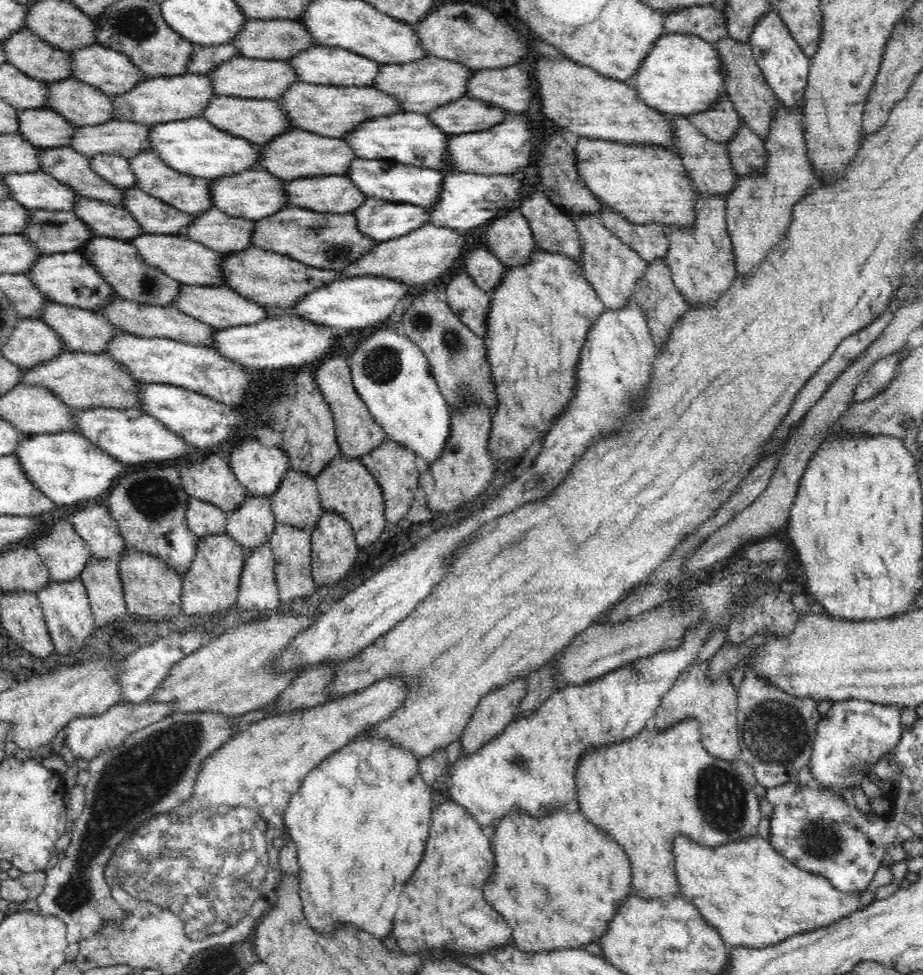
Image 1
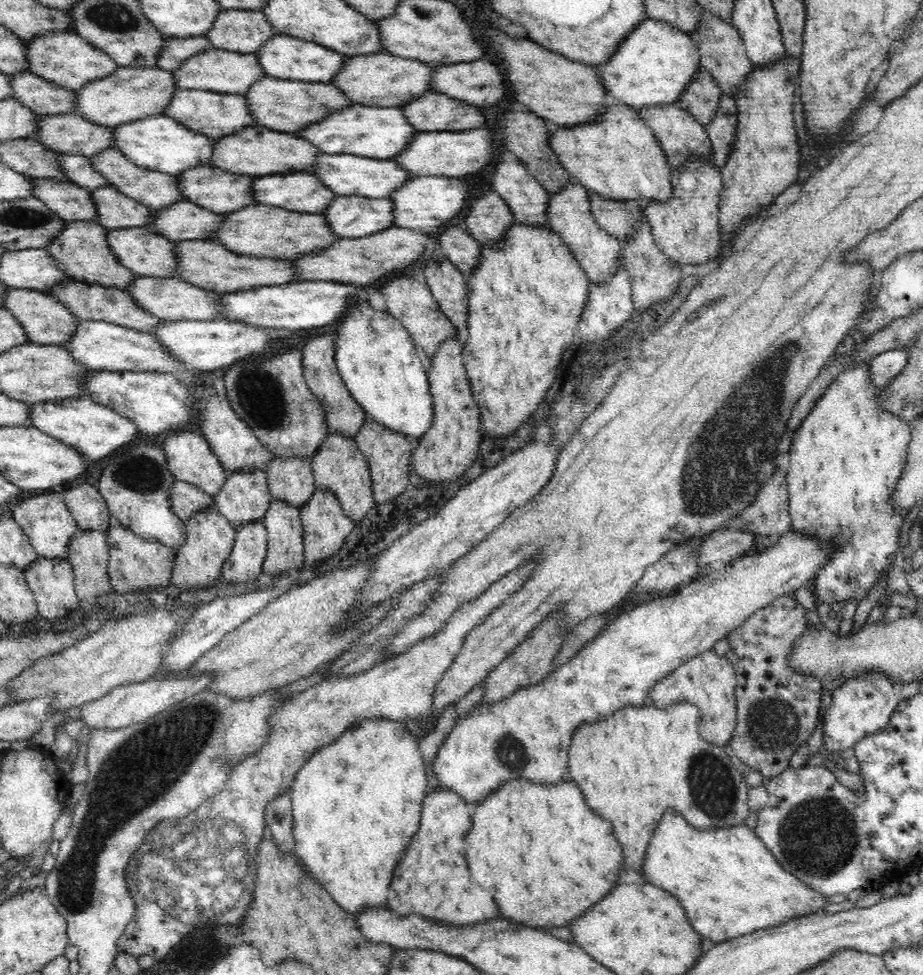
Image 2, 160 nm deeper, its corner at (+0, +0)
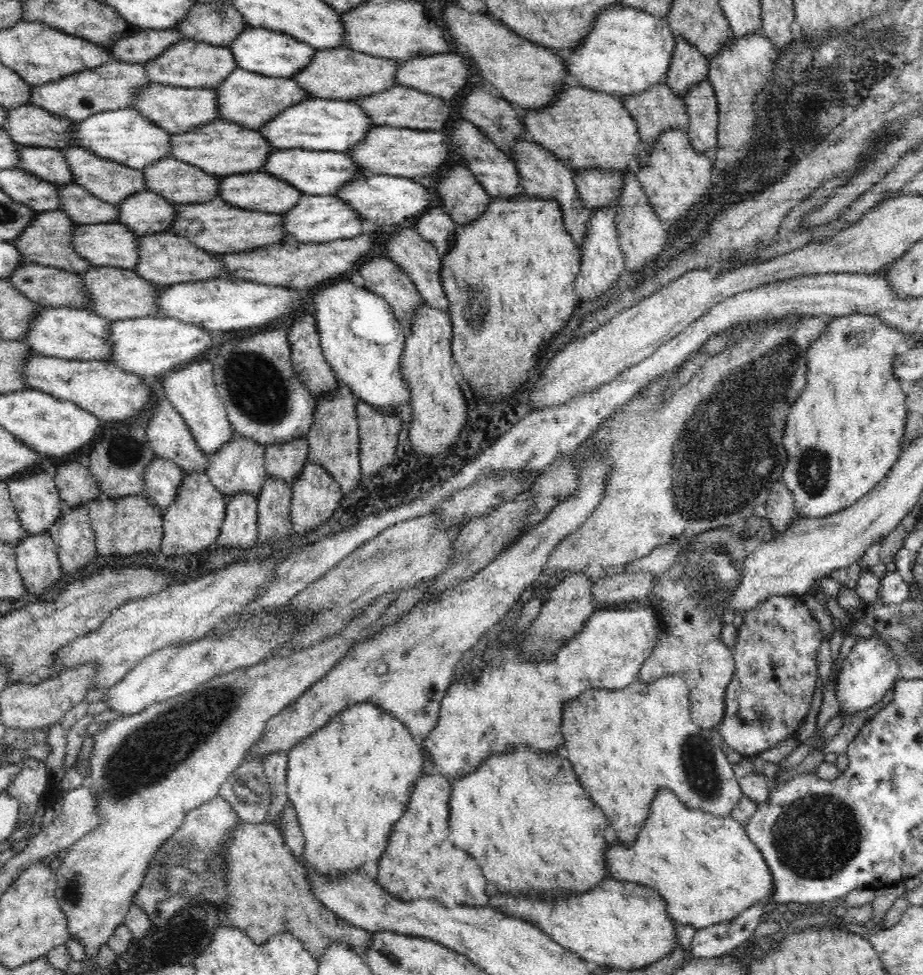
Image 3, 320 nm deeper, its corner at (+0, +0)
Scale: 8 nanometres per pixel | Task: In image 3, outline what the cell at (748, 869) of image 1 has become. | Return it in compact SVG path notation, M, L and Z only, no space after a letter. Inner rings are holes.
M660 787L654 795L647 819L644 821L637 838L638 840L632 845L624 845L616 837L614 839L609 838L608 848L606 848L606 865L608 865L606 869L608 869L610 877L615 880L648 886L653 888L656 892L659 892L660 896L664 899L664 903L666 903L668 915L670 915L676 923L692 925L692 927L696 927L696 930L698 930L711 927L713 924L725 923L729 920L740 918L742 912L746 912L746 908L750 908L752 904L760 904L760 902L763 902L763 904L769 904L769 909L774 907L774 905L772 906L772 901L769 899L773 893L774 885L774 877L772 877L772 873L770 873L770 868L764 856L760 853L760 850L750 841L745 826L733 819L731 815L716 816L702 809L688 808L688 806L686 806L674 792L670 791L670 789Z

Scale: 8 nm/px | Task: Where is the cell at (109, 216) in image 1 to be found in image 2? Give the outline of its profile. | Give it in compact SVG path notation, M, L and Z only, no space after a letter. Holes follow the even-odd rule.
M34 178L33 197L41 200L52 212L66 221L96 221L97 212L89 190L70 181Z

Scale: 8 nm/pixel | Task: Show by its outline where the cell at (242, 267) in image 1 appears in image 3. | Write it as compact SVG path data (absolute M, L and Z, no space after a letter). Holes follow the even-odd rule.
M173 232L152 233L137 238L139 261L133 271L150 284L171 285L199 280L226 278L225 268L216 253L200 250L187 238Z

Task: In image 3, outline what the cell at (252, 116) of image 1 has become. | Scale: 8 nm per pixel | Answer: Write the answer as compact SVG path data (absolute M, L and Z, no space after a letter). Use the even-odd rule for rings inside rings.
M152 83L135 94L133 107L142 116L151 120L158 128L163 128L172 135L182 131L191 131L191 128L221 119L217 107L217 96L213 89L184 88Z

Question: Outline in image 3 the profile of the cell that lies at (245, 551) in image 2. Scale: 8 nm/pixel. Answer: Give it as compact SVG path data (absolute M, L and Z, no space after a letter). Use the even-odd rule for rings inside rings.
M240 492L227 500L224 520L217 545L220 548L247 549L259 538L258 500L248 492Z

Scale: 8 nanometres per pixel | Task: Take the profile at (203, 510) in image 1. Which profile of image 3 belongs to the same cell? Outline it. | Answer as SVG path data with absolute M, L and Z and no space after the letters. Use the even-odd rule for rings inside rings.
M154 457L145 468L145 490L155 505L164 510L176 500L184 472L171 460Z

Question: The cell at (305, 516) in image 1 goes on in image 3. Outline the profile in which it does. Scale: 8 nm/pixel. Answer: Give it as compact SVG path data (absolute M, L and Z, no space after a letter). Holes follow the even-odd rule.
M304 437L264 447L267 476L290 484L302 472L309 458L307 438Z

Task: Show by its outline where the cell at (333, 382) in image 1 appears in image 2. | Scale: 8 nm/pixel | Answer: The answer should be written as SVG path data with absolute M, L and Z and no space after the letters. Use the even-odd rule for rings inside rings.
M322 334L312 336L302 348L302 365L304 366L304 379L324 408L326 422L330 432L338 432L341 436L353 438L356 441L360 428L369 418L356 400L350 395L346 384L342 381L338 369L336 369L335 342L336 334Z

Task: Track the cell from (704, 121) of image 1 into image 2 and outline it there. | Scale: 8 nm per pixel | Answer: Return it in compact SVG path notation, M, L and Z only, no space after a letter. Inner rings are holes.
M698 67L697 73L684 87L677 104L687 110L702 126L706 126L715 117L721 94L720 85L704 67Z

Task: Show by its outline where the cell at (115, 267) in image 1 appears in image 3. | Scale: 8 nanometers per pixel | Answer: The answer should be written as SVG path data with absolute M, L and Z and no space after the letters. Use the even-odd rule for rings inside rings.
M60 210L36 213L23 228L23 231L12 240L12 243L26 263L38 263L76 274L85 273L88 269L94 269L96 266L85 258L80 258L71 245L71 238L76 227L77 223L70 220L68 215Z

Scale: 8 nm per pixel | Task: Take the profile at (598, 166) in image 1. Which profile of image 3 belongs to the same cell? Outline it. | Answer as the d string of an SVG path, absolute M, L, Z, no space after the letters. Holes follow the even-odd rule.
M566 84L557 92L555 99L546 106L520 111L528 137L549 150L570 170L600 168L626 176L628 172L631 174L640 172L640 168L644 166L644 163L647 163L646 145L642 142L636 121L623 103L610 93L598 92L592 90L591 87L582 87L578 84Z

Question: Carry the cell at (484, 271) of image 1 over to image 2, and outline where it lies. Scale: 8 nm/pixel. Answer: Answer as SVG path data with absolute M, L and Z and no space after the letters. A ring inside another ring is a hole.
M444 226L436 231L435 244L445 257L460 269L468 279L469 274L477 267L481 253L480 243L462 228Z

